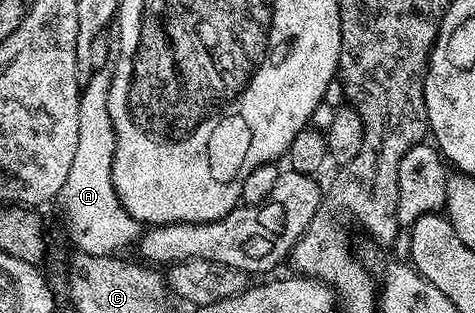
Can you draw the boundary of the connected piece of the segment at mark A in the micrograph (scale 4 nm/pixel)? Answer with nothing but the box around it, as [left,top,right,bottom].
[58,65,142,255]

